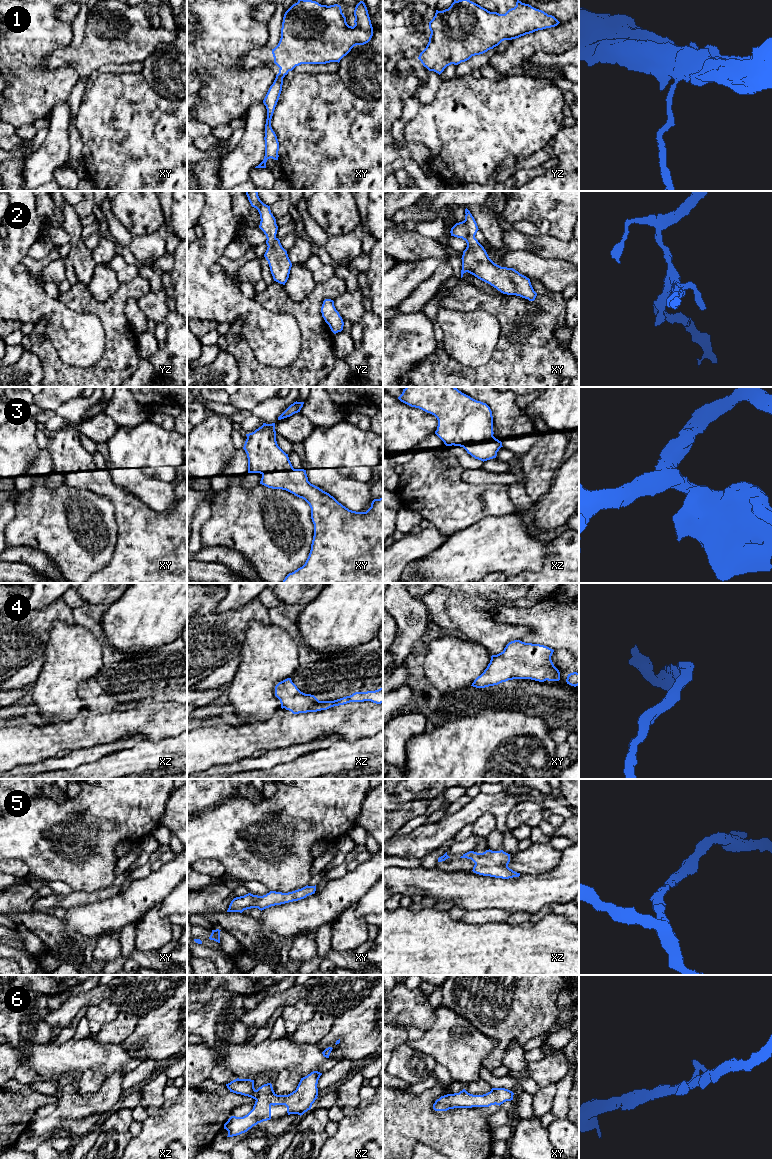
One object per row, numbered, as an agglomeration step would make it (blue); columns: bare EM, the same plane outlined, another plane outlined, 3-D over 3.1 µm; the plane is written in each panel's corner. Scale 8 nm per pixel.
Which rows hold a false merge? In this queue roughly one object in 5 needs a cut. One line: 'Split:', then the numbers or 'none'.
Split: none

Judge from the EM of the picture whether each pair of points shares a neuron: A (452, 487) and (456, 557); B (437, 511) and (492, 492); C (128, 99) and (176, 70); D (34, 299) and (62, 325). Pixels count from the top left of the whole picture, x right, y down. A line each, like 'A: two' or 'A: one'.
A: two
B: one
C: two
D: one

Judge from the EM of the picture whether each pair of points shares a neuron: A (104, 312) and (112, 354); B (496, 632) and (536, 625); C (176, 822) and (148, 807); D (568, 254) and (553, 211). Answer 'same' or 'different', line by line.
A: same
B: different
C: different
D: different

